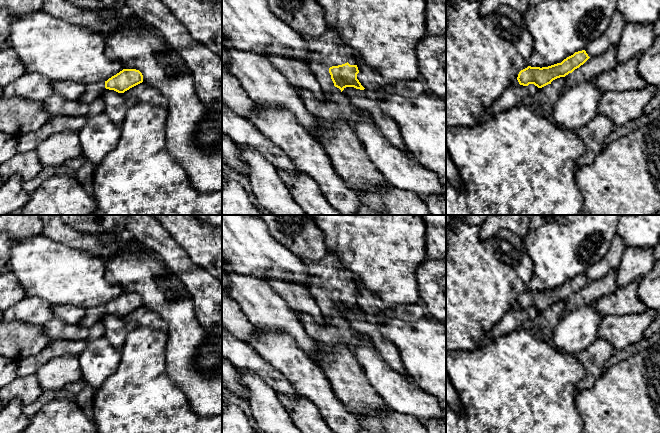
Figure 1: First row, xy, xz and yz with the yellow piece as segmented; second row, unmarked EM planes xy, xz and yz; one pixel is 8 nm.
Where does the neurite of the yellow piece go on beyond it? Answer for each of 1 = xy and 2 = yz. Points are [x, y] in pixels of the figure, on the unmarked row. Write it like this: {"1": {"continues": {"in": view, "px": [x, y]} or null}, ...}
{"1": {"continues": null}, "2": {"continues": null}}

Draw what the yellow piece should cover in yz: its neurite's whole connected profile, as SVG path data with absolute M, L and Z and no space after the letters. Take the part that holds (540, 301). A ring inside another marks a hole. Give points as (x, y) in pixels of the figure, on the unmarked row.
M585 274L575 276L573 279L564 283L561 287L557 287L548 291L531 291L521 294L517 304L520 309L528 310L534 308L538 312L542 312L557 302L565 301L572 297L575 293L583 289L590 281Z

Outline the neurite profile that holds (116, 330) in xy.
M105 313L101 321L105 327L103 337L118 351L124 347L128 334L138 327L134 321L125 322L121 317L109 313Z

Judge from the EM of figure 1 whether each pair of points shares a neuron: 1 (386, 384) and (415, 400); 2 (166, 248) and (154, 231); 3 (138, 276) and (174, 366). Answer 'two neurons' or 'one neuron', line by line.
1: one neuron
2: one neuron
3: one neuron

